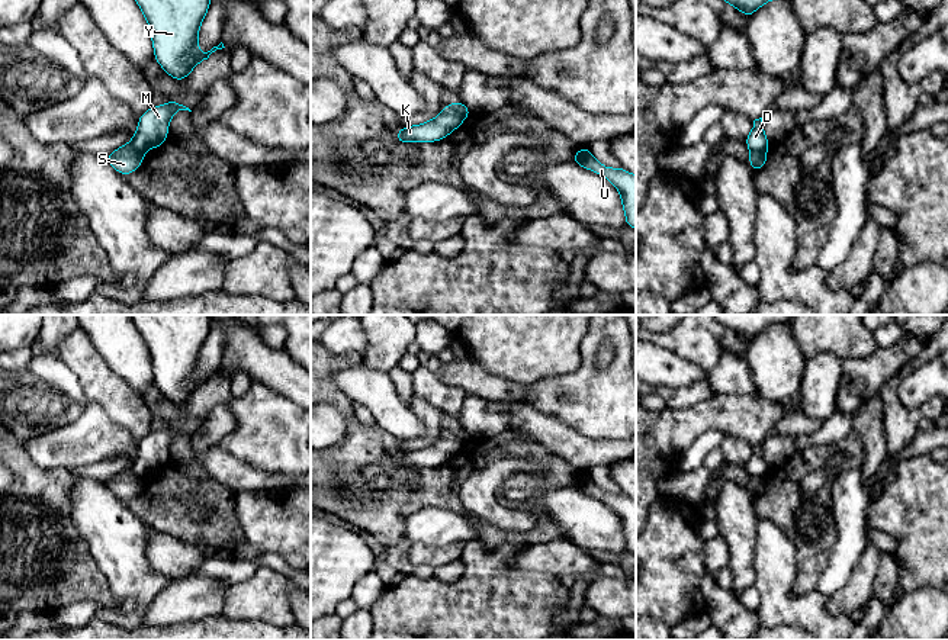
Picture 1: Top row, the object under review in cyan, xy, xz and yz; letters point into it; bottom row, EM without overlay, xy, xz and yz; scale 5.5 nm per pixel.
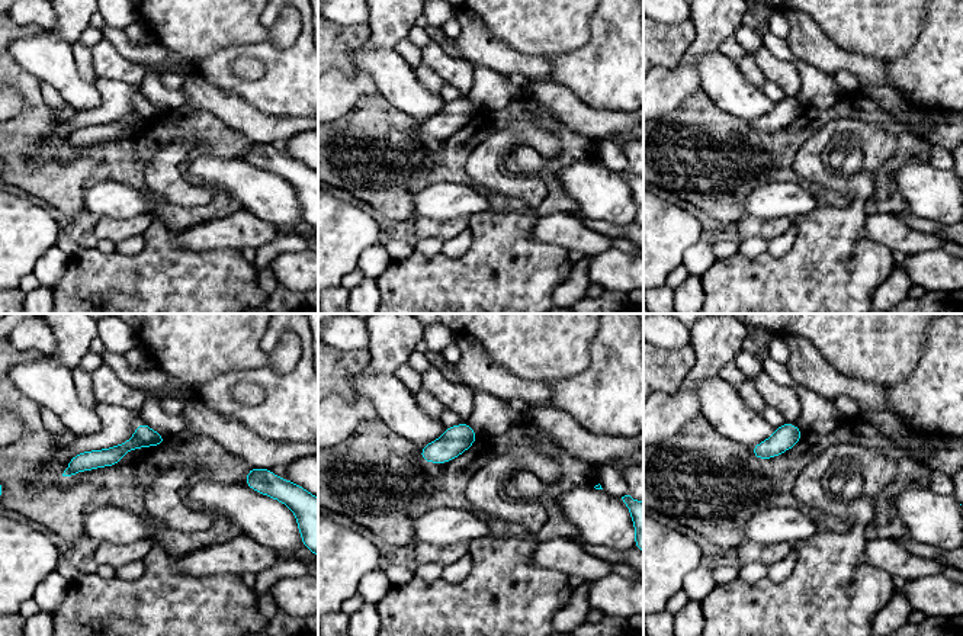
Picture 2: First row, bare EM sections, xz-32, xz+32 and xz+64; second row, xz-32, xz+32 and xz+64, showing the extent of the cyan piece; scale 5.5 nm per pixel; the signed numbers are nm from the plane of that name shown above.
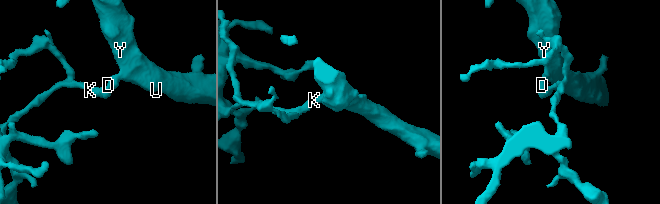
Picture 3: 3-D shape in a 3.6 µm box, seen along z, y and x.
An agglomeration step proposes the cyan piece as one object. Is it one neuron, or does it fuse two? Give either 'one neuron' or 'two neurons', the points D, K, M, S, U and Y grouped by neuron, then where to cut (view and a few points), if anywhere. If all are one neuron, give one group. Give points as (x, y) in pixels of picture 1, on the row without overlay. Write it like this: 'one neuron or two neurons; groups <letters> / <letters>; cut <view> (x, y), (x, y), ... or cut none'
two neurons; groups D M U Y / K S; cut yz (765, 473), (751, 478)

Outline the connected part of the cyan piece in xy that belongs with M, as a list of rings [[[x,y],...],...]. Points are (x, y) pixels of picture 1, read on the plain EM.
[[[176,424],[168,425],[166,430],[152,431],[138,443],[138,453],[131,464],[131,470],[145,477],[158,473],[168,463],[168,450],[174,438],[189,435]]]

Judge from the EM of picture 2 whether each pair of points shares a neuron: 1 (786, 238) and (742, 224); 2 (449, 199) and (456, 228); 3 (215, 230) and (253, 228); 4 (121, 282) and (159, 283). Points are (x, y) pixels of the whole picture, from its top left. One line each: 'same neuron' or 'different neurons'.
1: different neurons
2: different neurons
3: same neuron
4: same neuron

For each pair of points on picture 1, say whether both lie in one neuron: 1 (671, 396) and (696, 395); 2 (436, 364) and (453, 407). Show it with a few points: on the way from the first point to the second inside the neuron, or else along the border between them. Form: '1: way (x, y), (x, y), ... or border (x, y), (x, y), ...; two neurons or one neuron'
1: way (677, 396), (690, 395); one neuron
2: border (421, 364), (443, 382), (459, 386), (466, 394); two neurons

